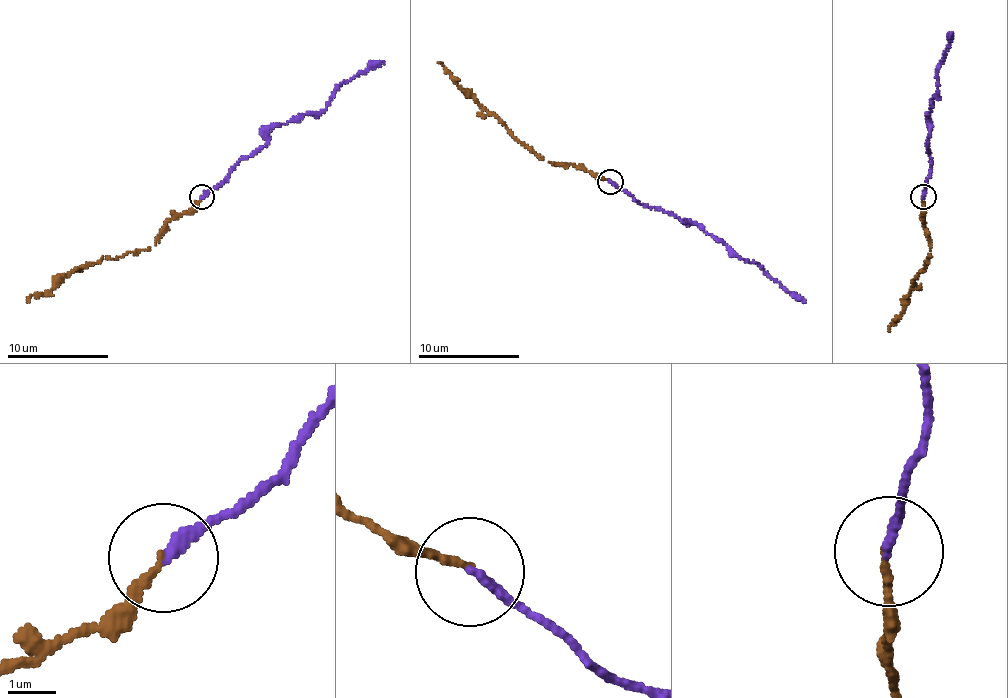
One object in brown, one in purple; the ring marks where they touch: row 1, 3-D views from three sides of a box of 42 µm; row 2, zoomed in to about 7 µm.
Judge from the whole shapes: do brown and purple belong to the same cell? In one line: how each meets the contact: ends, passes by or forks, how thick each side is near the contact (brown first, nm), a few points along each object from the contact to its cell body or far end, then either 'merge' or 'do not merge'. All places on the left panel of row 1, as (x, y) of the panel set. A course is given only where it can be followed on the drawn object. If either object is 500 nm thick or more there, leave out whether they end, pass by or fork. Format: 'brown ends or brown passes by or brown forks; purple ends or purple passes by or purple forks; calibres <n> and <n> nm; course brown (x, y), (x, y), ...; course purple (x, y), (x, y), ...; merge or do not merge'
brown ends; purple ends; calibres 140 and 200 nm; course brown (200, 196), (166, 224), (155, 245), (87, 262), (27, 302); course purple (202, 196), (267, 144), (273, 128), (316, 114), (326, 107), (337, 88), (384, 61); merge

